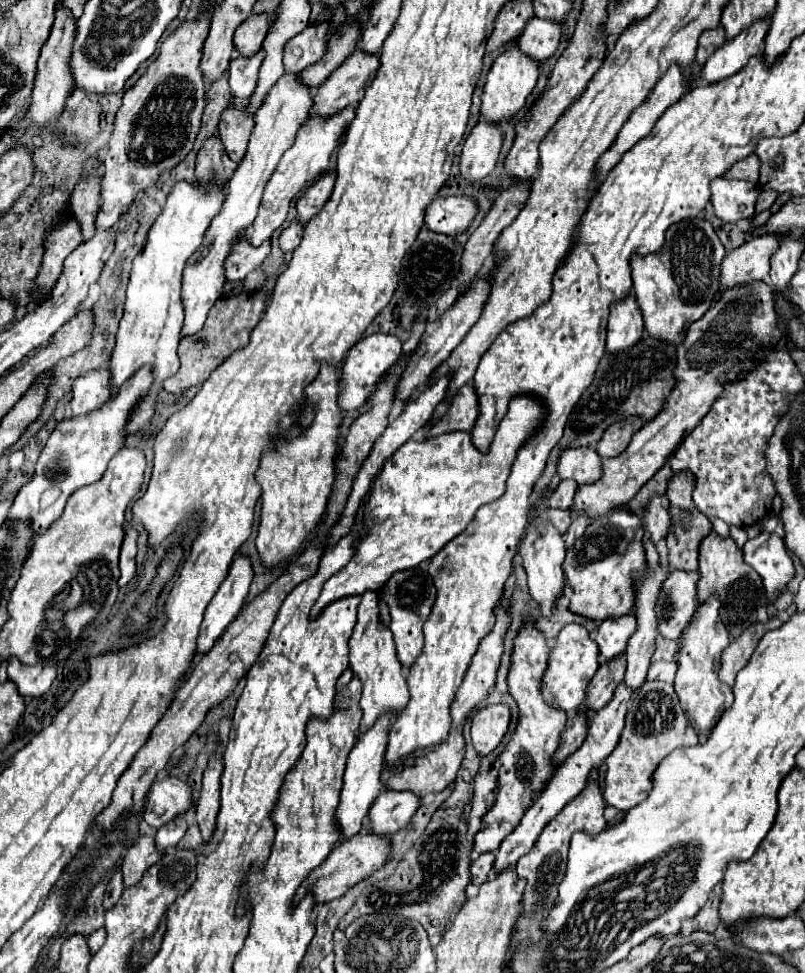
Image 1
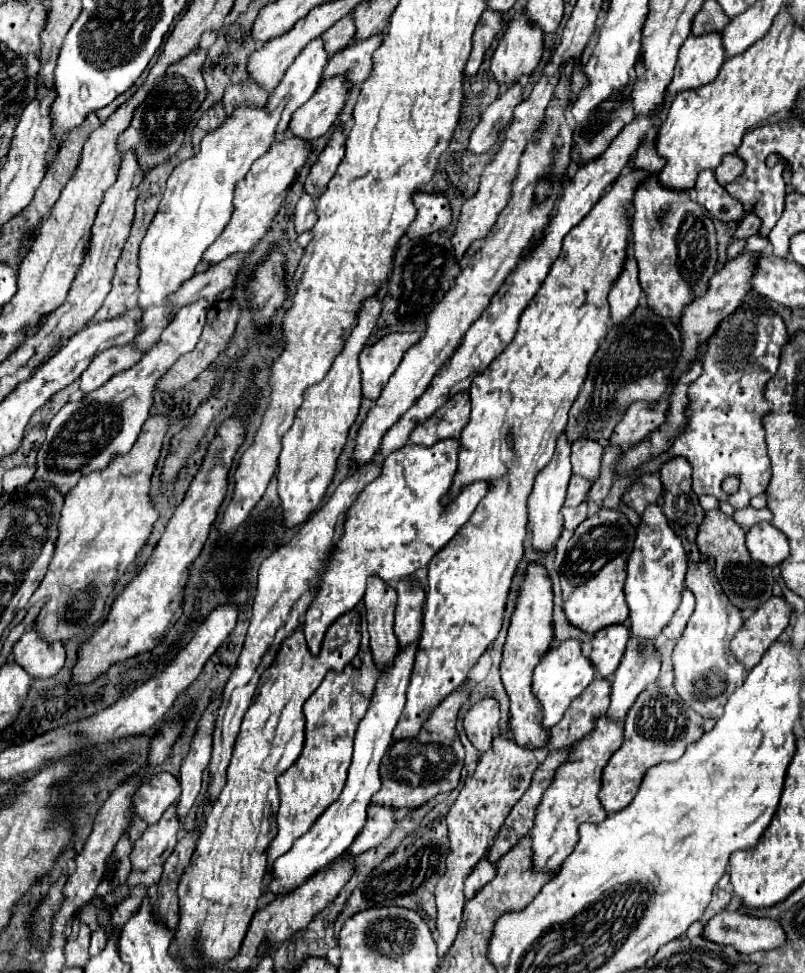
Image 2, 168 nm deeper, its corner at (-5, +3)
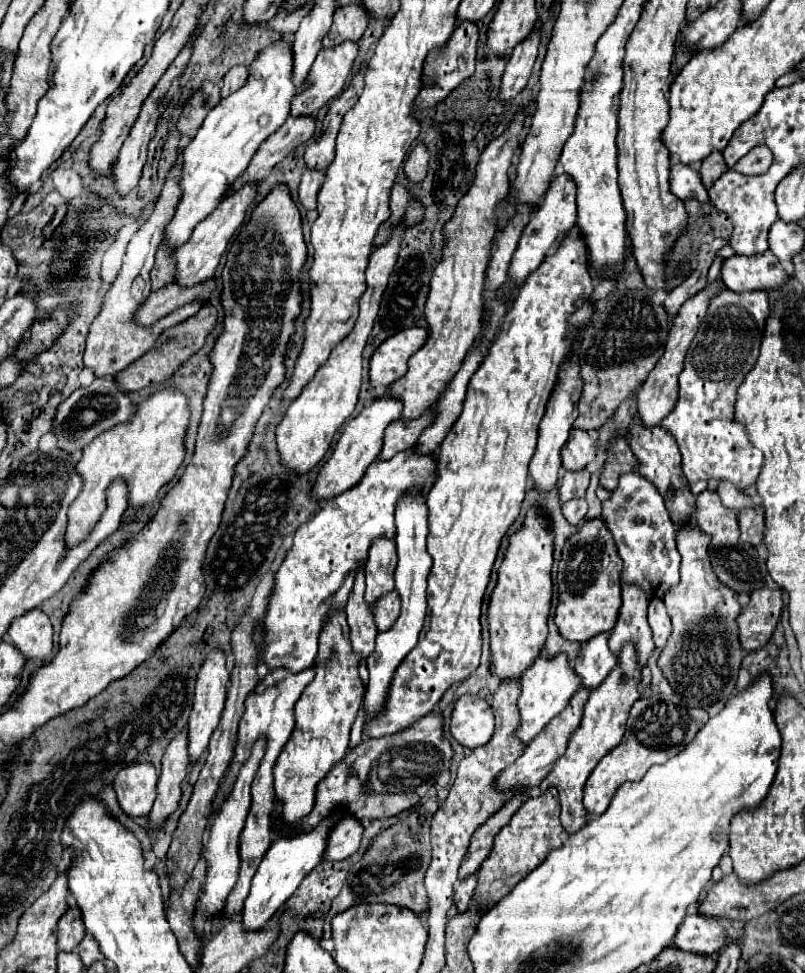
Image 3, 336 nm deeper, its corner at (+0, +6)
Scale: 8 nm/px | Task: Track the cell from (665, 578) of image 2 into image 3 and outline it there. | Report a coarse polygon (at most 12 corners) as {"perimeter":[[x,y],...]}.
{"perimeter":[[623,473],[601,519],[623,581],[649,597],[679,583],[681,557],[663,497]]}

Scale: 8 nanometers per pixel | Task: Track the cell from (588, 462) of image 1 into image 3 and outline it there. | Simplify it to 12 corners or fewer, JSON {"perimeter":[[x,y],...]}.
{"perimeter":[[571,429],[561,449],[561,465],[581,471],[595,459],[597,447],[589,433]]}

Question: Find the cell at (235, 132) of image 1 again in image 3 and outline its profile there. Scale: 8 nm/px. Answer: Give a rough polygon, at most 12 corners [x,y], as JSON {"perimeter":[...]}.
{"perimeter":[[247,67],[229,69],[221,81],[221,97],[239,89]]}

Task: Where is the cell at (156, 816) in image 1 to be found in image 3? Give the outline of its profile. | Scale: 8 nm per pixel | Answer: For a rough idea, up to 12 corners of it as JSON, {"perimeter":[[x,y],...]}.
{"perimeter":[[153,765],[123,767],[113,781],[129,817],[147,817],[157,797]]}

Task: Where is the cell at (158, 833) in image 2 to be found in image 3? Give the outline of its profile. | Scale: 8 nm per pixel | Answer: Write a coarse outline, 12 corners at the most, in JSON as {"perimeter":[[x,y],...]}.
{"perimeter":[[187,727],[167,745],[151,825],[163,823],[189,775]]}

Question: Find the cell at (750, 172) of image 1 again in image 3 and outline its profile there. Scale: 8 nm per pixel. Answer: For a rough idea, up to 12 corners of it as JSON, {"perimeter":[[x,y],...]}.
{"perimeter":[[719,151],[703,159],[699,169],[705,187],[723,175],[727,169]]}

